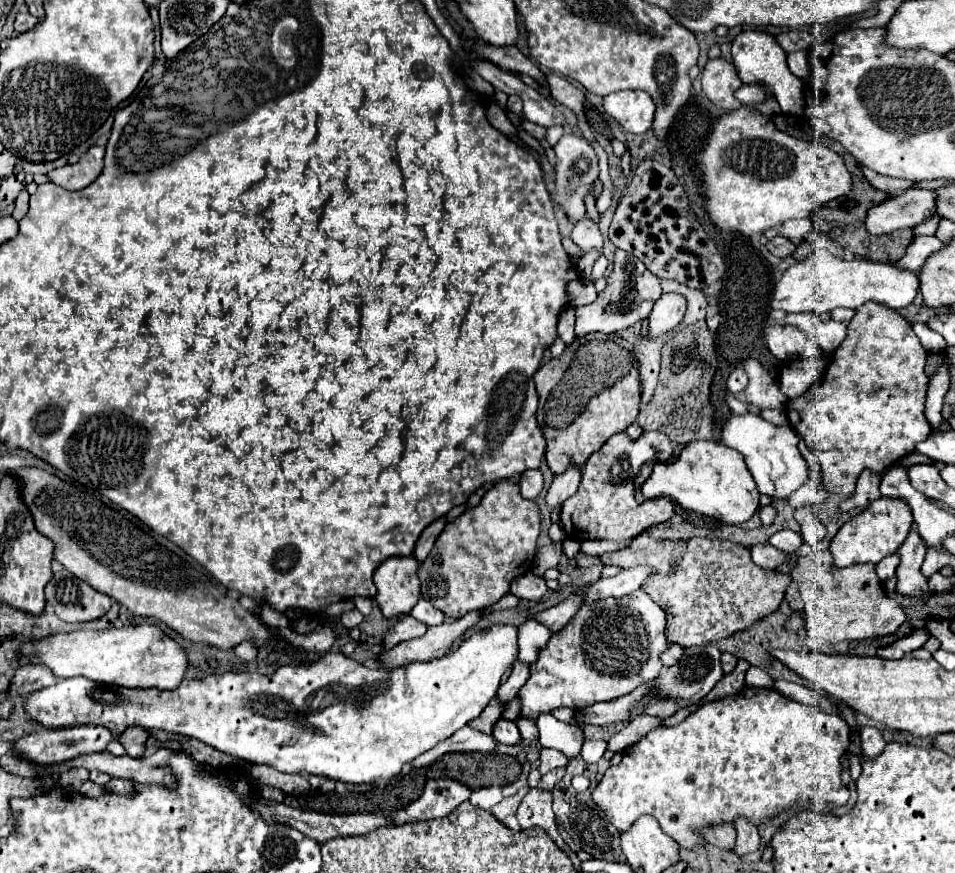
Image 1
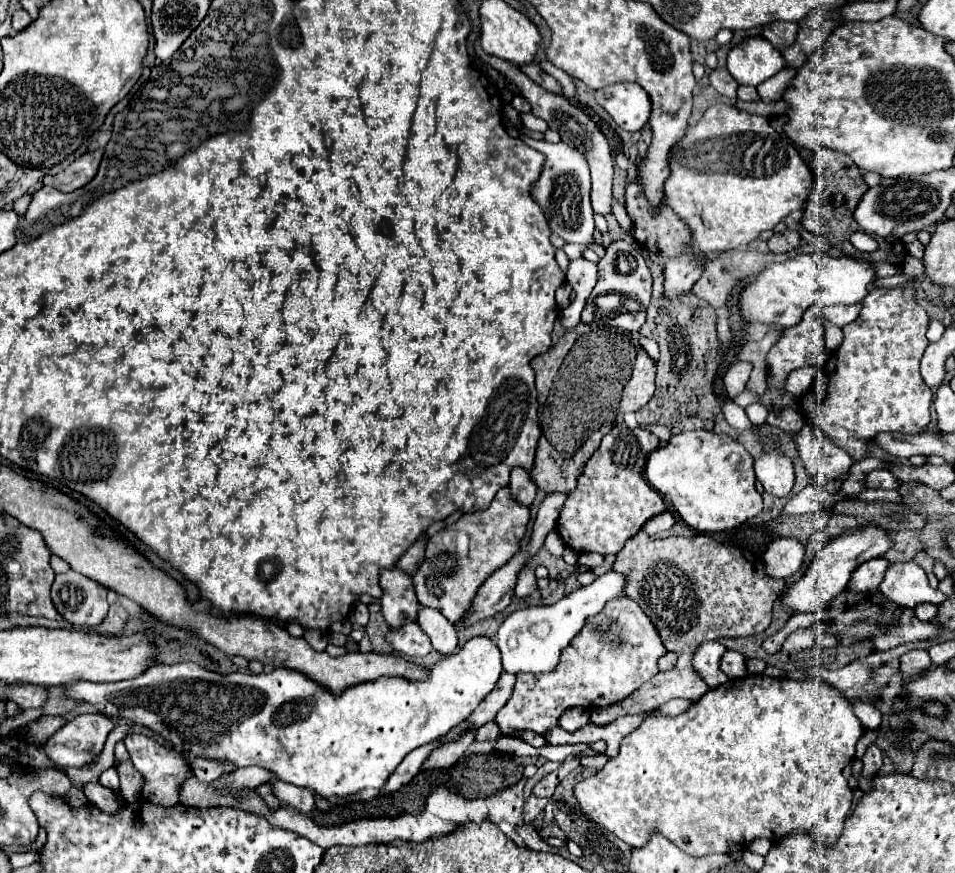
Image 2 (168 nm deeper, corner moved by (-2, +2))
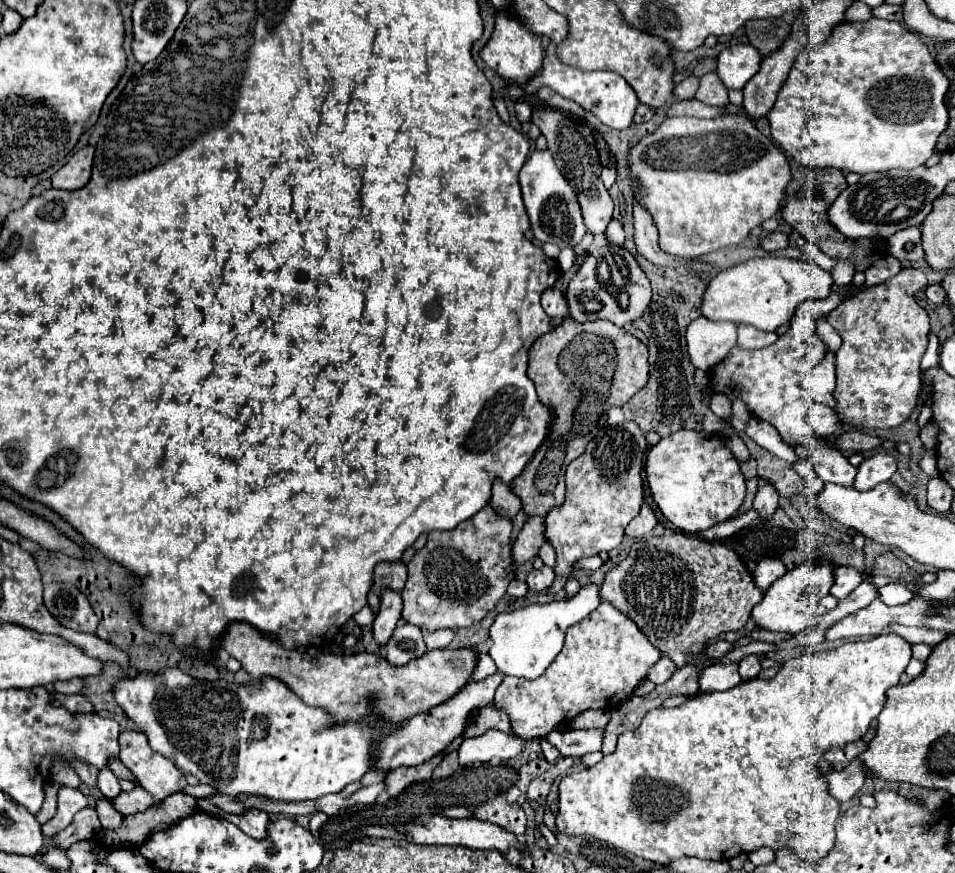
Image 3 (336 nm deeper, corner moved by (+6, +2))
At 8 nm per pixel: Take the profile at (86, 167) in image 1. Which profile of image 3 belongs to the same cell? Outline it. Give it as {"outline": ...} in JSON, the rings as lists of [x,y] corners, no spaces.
{"outline":[[[87,145],[79,149],[53,177],[45,179],[41,185],[45,189],[81,189],[91,179],[91,165],[93,165],[93,147]]]}

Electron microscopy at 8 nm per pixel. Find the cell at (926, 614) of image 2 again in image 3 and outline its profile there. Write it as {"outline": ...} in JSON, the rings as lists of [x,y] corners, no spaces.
{"outline":[[[887,583],[879,587],[879,599],[887,605],[901,605],[913,599],[913,593],[903,583]]]}

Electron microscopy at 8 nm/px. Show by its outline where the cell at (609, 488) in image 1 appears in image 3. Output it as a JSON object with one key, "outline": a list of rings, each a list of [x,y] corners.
{"outline":[[[623,421],[617,427],[599,427],[585,453],[569,463],[565,471],[565,503],[545,517],[545,539],[557,553],[555,575],[571,577],[575,563],[599,551],[615,549],[625,535],[625,527],[639,513],[643,503],[643,455],[647,441],[637,423]]]}

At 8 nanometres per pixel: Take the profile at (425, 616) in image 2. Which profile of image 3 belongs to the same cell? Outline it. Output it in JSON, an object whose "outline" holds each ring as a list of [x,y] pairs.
{"outline":[[[441,629],[441,631],[423,631],[427,649],[445,649],[453,641],[453,629]]]}

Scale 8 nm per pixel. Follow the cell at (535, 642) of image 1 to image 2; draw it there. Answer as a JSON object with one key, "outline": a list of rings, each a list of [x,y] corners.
{"outline":[[[609,571],[597,577],[591,585],[579,587],[571,595],[563,597],[555,605],[533,606],[511,613],[497,633],[497,647],[503,655],[503,669],[507,673],[545,673],[559,663],[559,653],[581,631],[587,617],[597,615],[607,601],[619,597],[625,589],[625,575]]]}

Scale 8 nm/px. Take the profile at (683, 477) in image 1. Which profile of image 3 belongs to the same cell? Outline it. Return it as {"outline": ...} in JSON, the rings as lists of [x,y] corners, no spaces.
{"outline":[[[683,429],[661,439],[647,453],[645,477],[659,511],[685,533],[697,533],[733,517],[745,499],[745,477],[719,435]]]}

